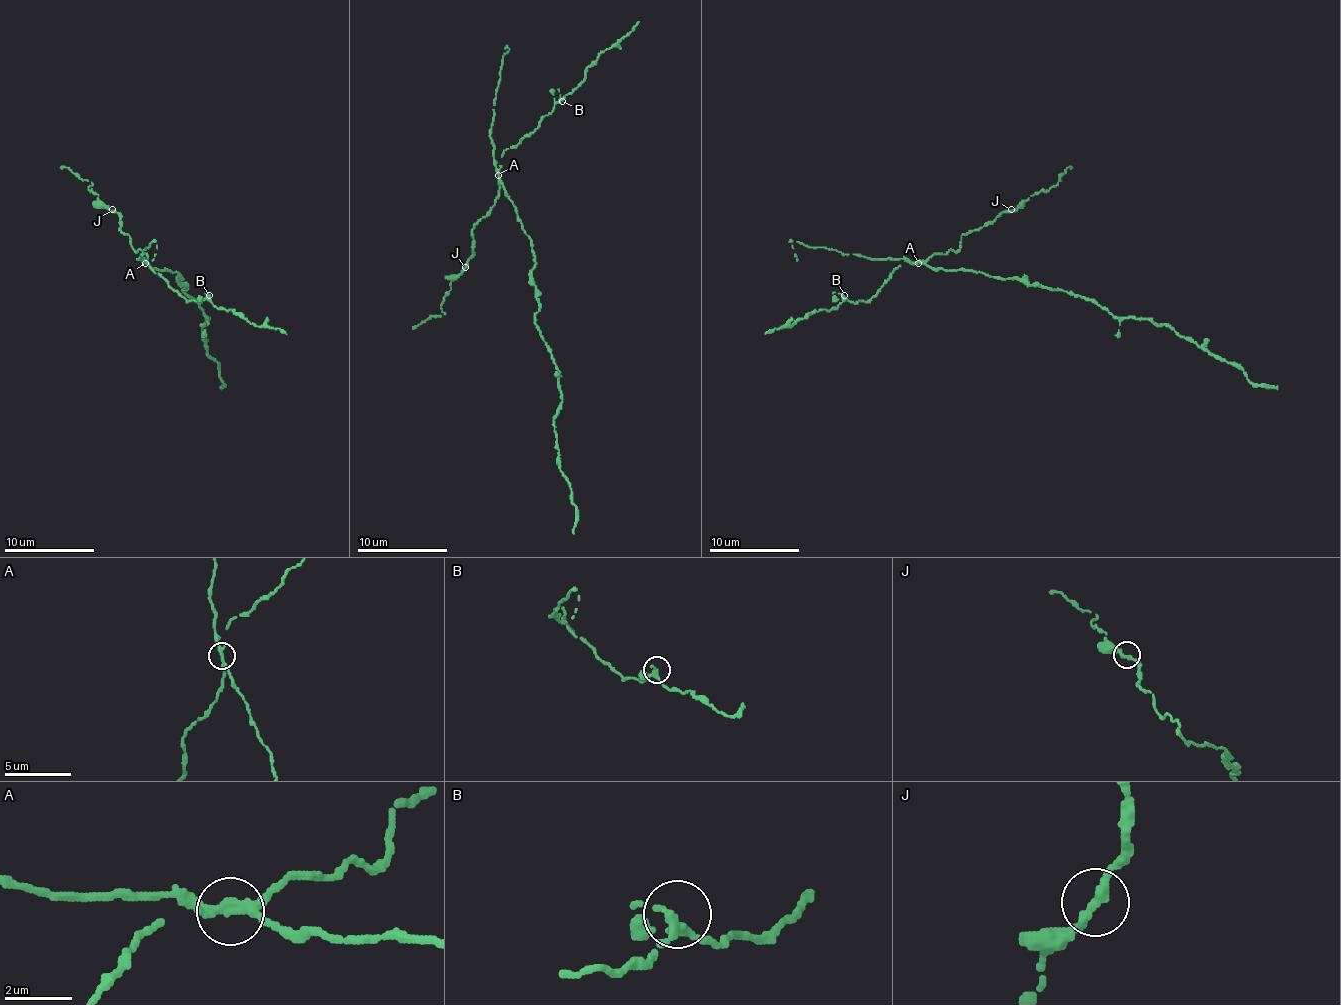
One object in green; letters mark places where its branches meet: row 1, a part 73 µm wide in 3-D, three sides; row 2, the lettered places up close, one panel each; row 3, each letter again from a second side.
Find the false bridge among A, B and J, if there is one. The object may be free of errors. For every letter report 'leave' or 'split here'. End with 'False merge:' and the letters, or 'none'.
A: split here
B: leave
J: leave
False merge: A

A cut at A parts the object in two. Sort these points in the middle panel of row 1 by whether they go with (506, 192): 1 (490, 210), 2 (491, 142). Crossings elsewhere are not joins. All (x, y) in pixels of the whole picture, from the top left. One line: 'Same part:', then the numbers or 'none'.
Same part: 2

